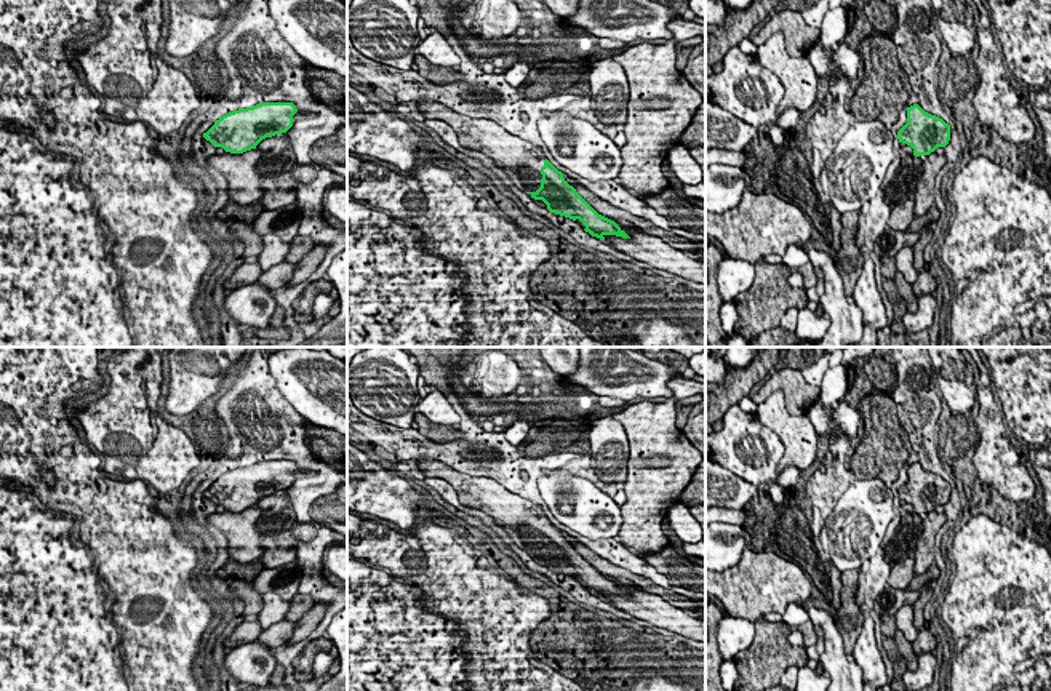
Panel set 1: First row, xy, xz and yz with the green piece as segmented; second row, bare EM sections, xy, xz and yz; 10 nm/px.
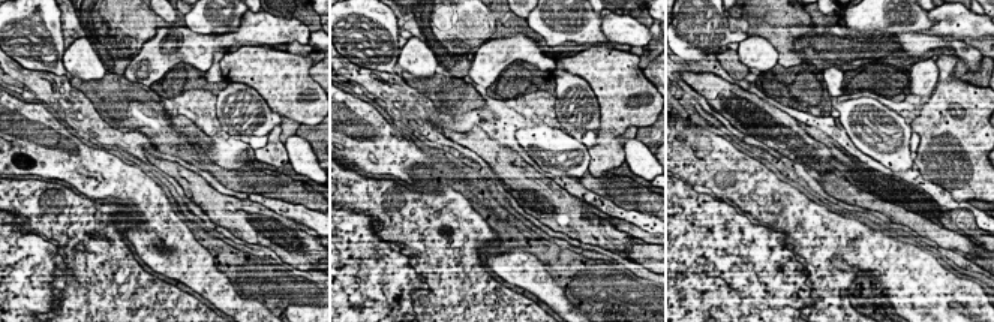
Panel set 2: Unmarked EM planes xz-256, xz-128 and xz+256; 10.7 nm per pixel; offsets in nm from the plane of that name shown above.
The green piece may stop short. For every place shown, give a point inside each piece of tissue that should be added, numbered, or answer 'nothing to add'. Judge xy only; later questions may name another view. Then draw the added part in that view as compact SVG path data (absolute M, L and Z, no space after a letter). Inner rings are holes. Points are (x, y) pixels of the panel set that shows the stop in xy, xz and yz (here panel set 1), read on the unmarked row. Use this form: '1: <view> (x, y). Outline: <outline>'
nothing to add

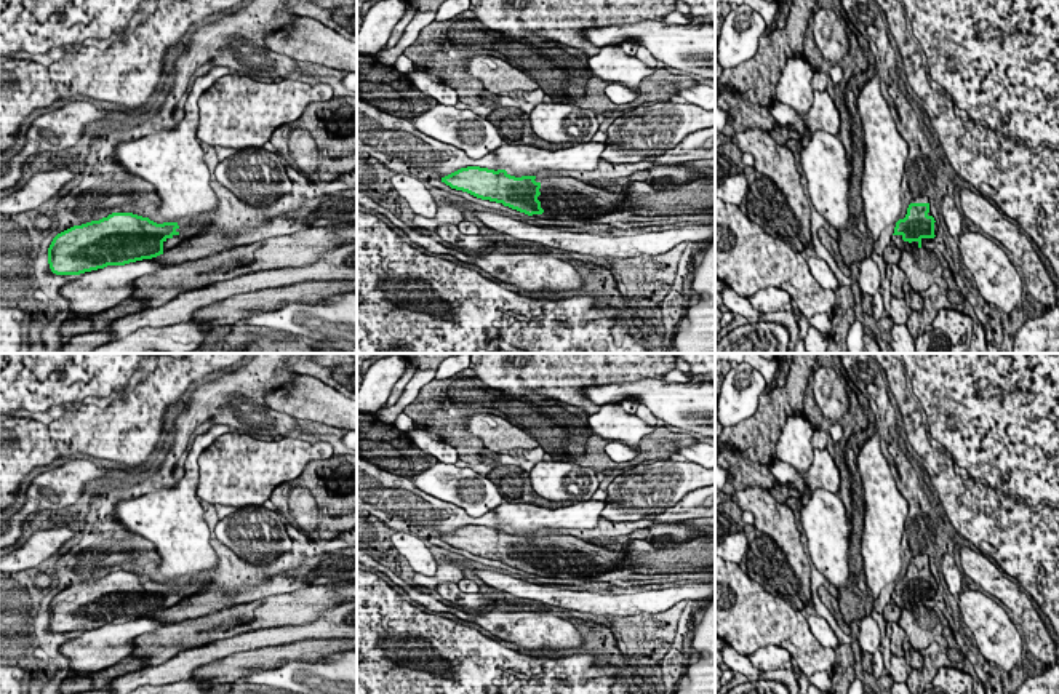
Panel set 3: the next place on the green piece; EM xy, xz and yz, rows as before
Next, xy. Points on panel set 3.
1: xy (186, 589). Outline: M179 579L178 584L179 584L176 587L178 592L163 600L163 612L170 611L174 604L182 601L184 598L202 593L203 588L206 587L206 582L200 582L200 580L184 582L182 579Z

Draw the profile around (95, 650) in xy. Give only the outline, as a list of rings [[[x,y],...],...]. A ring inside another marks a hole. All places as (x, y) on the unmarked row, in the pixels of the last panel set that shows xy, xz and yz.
[[[154,617],[107,624],[77,633],[59,646],[59,654],[69,660],[72,673],[99,672],[130,657],[136,638],[160,627]]]

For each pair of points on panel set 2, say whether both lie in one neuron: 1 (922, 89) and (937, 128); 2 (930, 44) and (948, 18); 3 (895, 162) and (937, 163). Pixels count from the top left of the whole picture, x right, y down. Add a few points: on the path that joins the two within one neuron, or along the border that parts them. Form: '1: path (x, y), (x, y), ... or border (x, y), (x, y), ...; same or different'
1: border (936, 65), (939, 71), (937, 84), (924, 102); different
2: border (924, 33), (952, 36), (961, 41); different
3: border (915, 155), (913, 166); different

